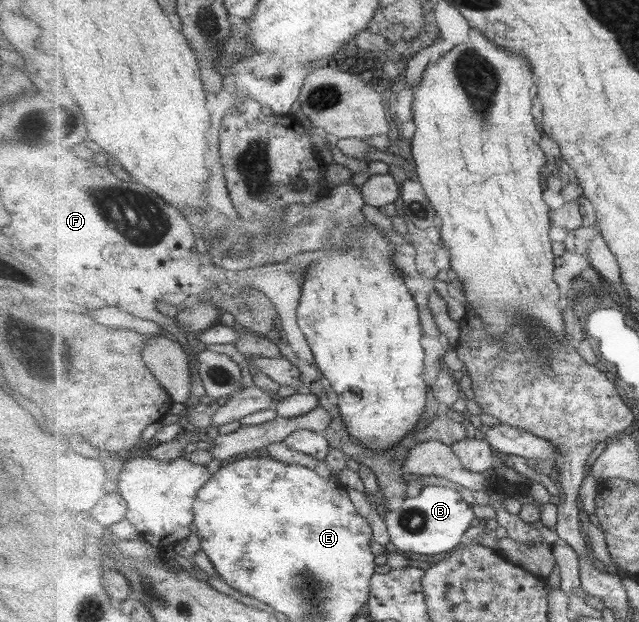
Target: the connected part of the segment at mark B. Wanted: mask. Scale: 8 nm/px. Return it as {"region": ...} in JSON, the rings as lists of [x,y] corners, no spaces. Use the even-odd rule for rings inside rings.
{"region":[[[433,485],[425,486],[420,496],[406,498],[400,509],[389,511],[385,517],[391,534],[392,549],[402,554],[415,552],[426,556],[442,555],[457,548],[474,518],[474,508],[464,501],[458,490]]]}

